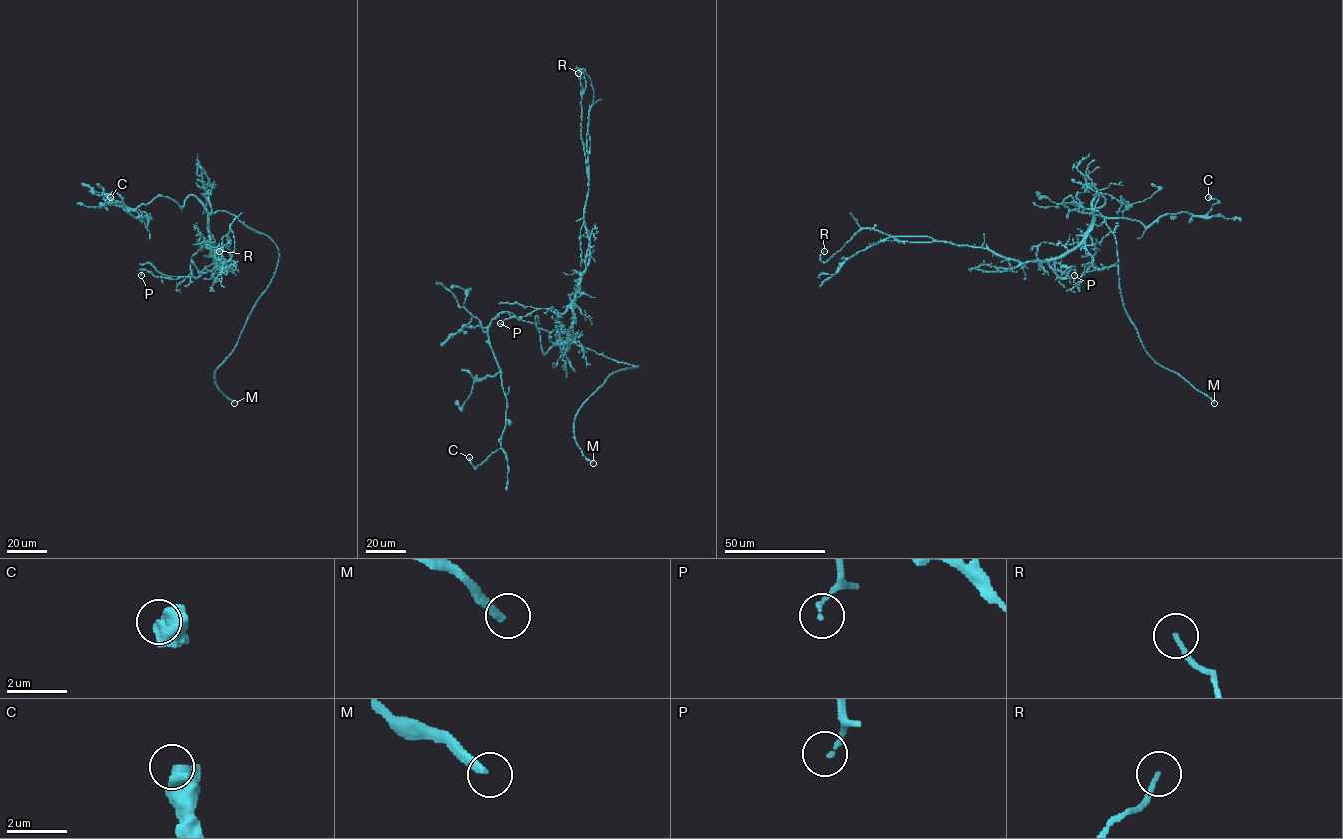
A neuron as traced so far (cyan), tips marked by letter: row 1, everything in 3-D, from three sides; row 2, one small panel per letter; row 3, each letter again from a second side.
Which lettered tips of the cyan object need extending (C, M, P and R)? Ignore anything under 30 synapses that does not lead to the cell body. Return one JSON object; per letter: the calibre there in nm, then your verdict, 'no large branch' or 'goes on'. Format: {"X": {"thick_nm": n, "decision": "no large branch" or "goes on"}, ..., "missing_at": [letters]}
{"C": {"thick_nm": 650, "decision": "no large branch"}, "M": {"thick_nm": 280, "decision": "goes on"}, "P": {"thick_nm": 130, "decision": "no large branch"}, "R": {"thick_nm": 130, "decision": "no large branch"}, "missing_at": ["M"]}

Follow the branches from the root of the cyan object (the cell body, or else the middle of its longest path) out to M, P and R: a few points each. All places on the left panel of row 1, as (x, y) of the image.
M: (207, 222), (210, 214), (228, 212), (266, 235), (279, 253), (236, 345), (215, 371), (217, 387), (234, 403)
P: (207, 222), (216, 260), (212, 269), (196, 277), (155, 277), (144, 269), (141, 275)
R: (207, 222), (214, 256), (223, 263), (231, 258), (225, 245), (233, 233), (231, 259), (219, 251)

